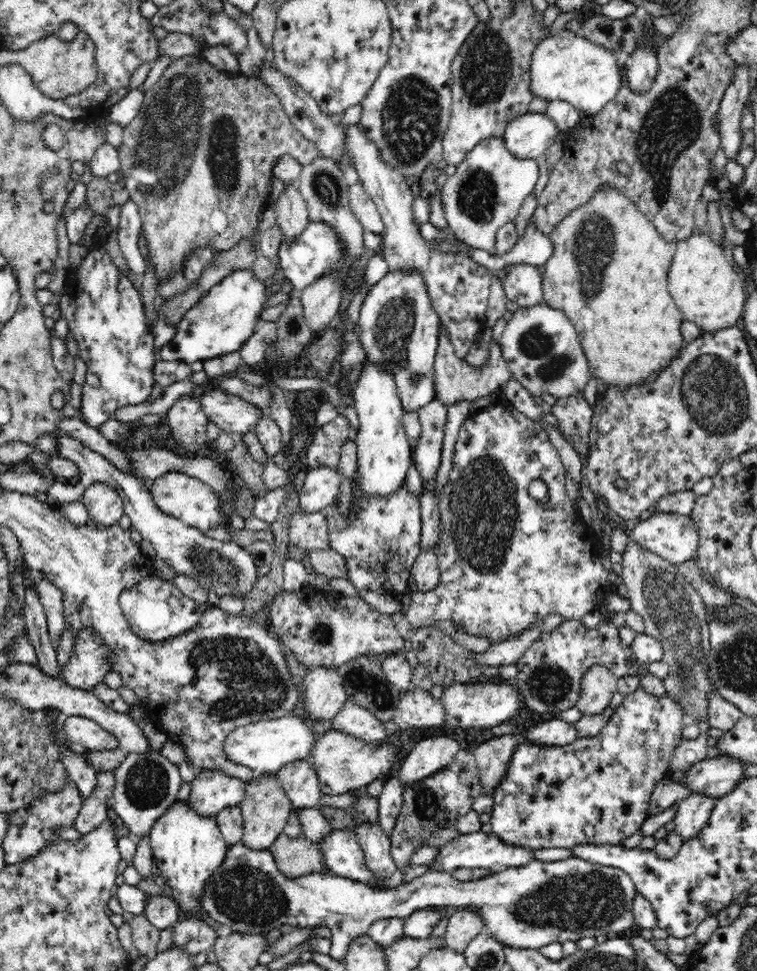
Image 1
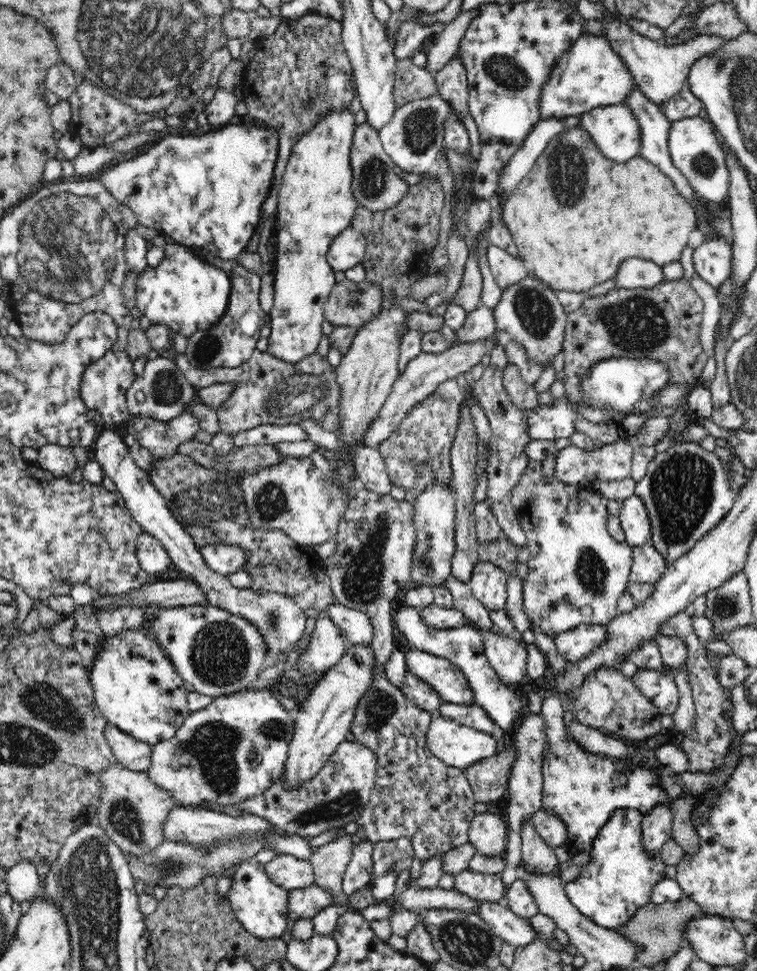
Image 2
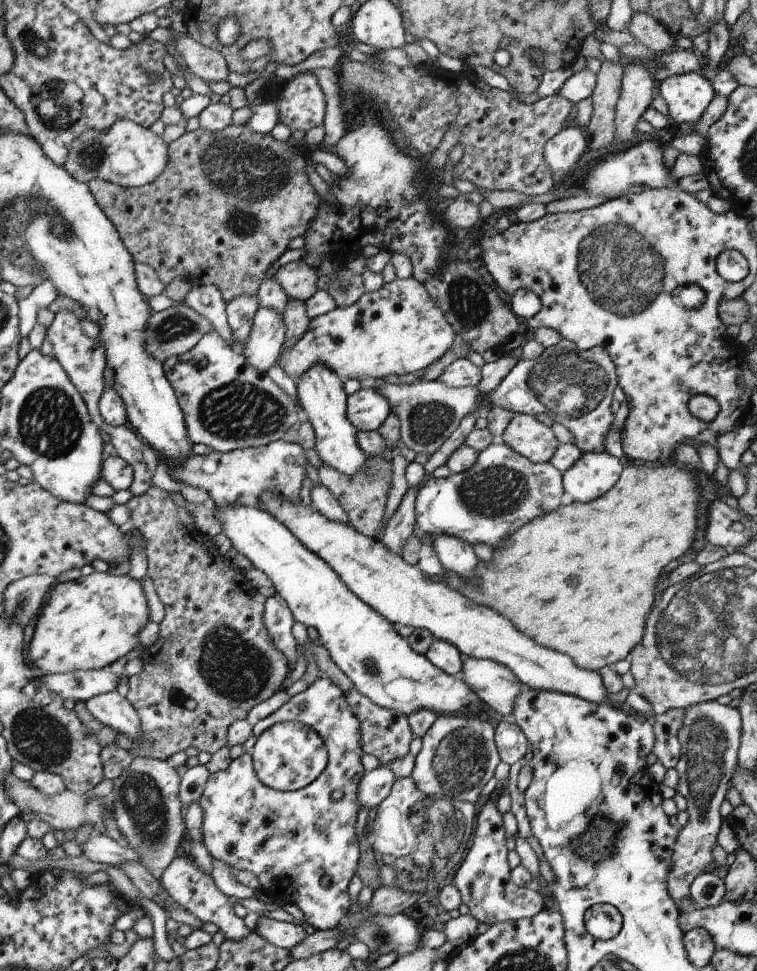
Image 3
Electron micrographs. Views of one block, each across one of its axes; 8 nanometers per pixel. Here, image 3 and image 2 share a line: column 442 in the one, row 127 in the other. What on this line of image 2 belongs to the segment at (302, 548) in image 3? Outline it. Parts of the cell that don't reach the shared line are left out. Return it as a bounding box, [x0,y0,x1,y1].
[668,115,731,204]

